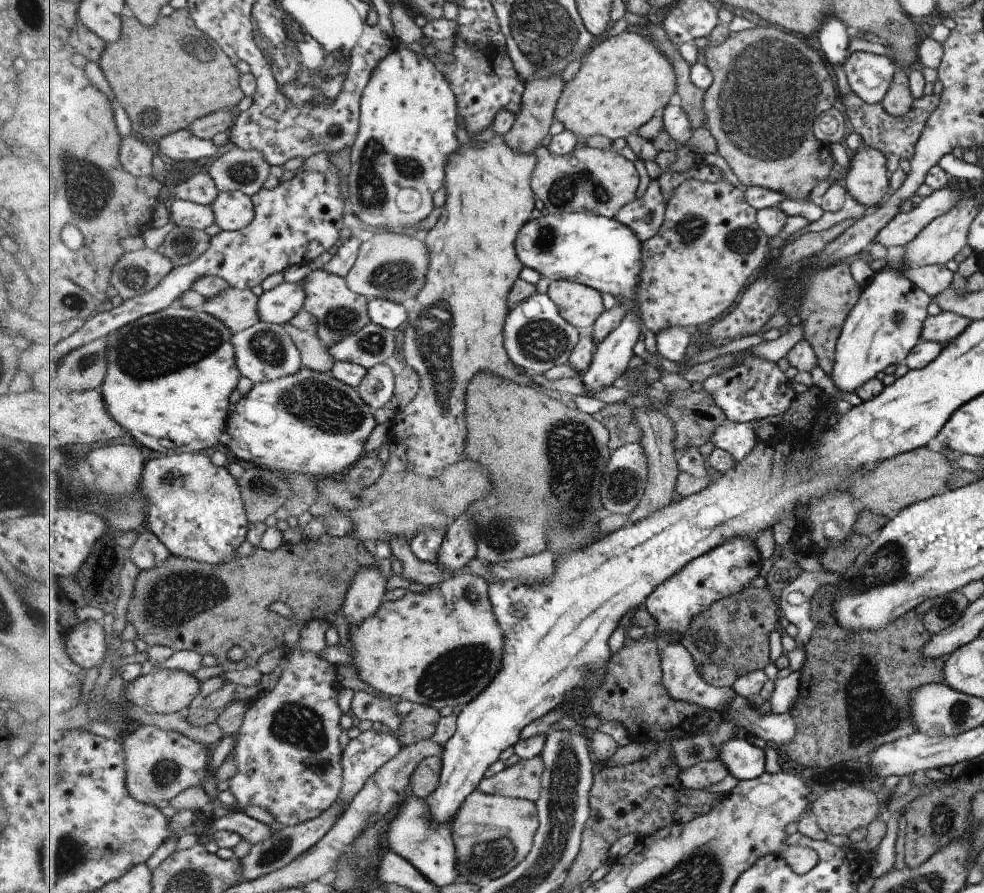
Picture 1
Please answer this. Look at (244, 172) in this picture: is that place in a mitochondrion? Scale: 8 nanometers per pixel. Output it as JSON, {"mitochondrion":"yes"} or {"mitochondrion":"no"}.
{"mitochondrion":"yes"}

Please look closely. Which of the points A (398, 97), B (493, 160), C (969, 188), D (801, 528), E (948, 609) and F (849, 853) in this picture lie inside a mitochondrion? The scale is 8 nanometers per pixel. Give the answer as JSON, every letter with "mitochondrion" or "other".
{"A":"other","B":"other","C":"other","D":"other","E":"mitochondrion","F":"other"}

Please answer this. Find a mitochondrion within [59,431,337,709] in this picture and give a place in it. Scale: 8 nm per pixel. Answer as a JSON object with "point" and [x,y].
{"point":[169,590]}

